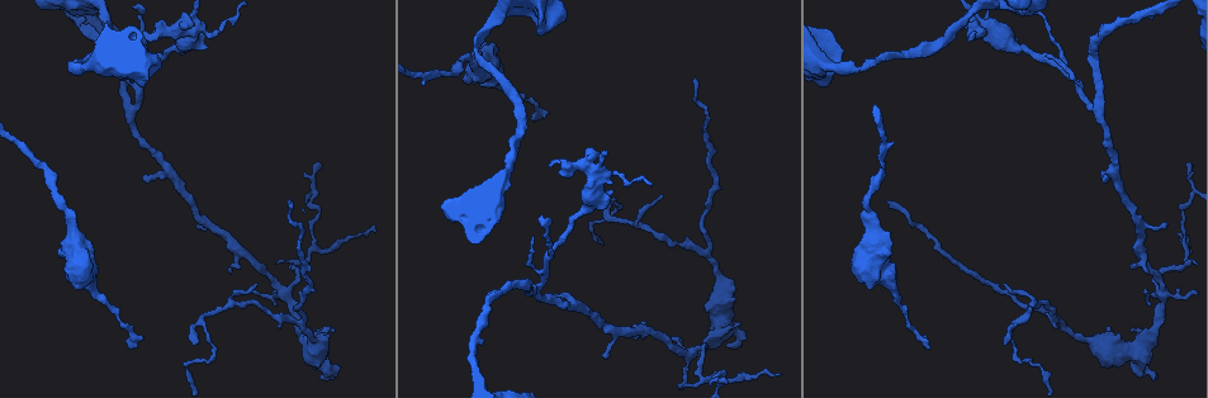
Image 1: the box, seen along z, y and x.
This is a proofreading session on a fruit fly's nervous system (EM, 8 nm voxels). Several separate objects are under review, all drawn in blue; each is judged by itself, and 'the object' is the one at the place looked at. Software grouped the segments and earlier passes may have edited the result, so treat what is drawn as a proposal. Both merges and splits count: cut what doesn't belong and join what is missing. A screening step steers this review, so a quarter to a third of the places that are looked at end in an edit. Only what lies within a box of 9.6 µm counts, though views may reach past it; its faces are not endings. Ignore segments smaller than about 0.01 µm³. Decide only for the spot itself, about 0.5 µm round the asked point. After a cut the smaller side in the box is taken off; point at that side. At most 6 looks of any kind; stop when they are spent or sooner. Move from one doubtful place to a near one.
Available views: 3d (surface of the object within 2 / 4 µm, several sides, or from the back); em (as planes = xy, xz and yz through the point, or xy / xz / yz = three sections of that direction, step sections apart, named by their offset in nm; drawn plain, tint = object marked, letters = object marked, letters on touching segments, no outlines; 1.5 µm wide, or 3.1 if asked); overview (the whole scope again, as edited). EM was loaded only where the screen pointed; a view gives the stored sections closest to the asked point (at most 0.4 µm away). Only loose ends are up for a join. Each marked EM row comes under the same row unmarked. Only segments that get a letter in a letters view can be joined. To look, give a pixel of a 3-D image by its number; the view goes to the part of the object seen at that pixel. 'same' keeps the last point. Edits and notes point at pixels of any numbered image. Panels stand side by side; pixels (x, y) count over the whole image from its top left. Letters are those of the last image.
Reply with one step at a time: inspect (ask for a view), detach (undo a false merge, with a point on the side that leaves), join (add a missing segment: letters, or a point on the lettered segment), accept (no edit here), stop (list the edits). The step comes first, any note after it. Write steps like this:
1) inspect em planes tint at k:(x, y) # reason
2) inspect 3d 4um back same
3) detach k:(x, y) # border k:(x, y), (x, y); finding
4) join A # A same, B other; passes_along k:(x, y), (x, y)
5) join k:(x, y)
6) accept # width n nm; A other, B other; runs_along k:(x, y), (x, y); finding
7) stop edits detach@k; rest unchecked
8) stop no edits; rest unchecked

inspect em yz step 8 tint at 1:(858, 71) # abrupt turn

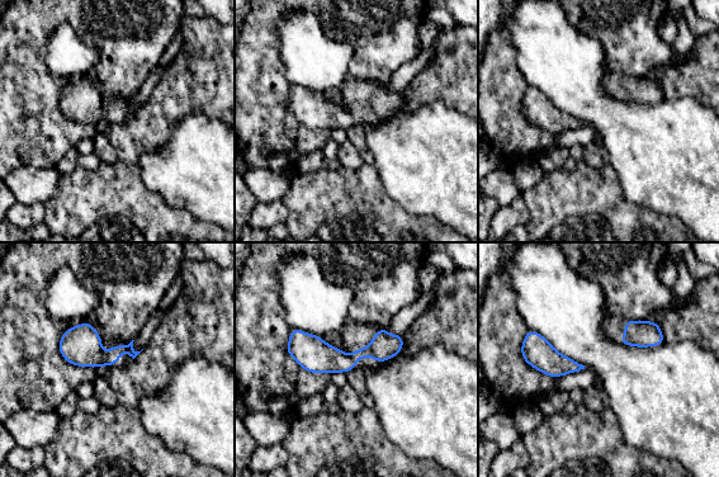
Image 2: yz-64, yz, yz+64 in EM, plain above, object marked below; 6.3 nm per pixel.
inspect em planes letters same

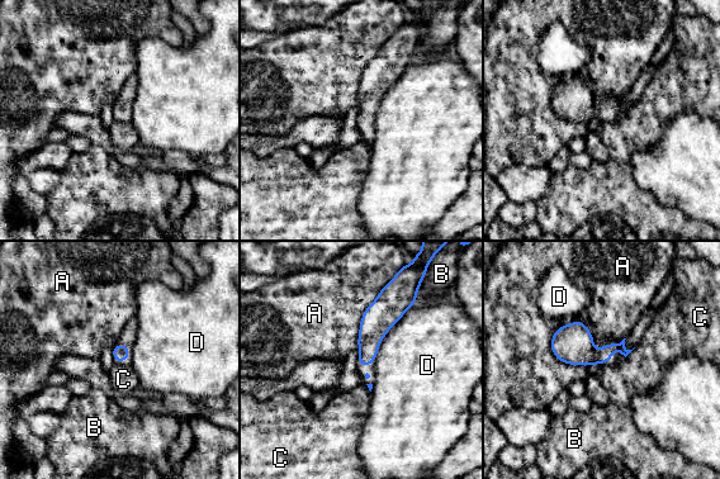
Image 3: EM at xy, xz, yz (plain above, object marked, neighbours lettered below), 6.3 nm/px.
accept # A other, B other, C other, D other; continuous, no second cell

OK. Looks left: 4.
inspect 3d 4um at 1:(590, 150) # an open end

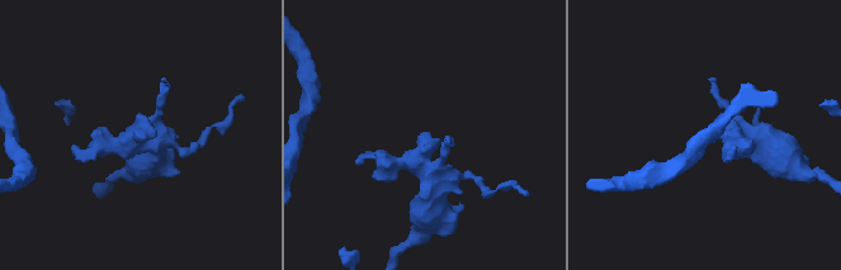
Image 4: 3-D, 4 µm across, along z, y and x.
inspect em planes tint at 4:(426, 134)

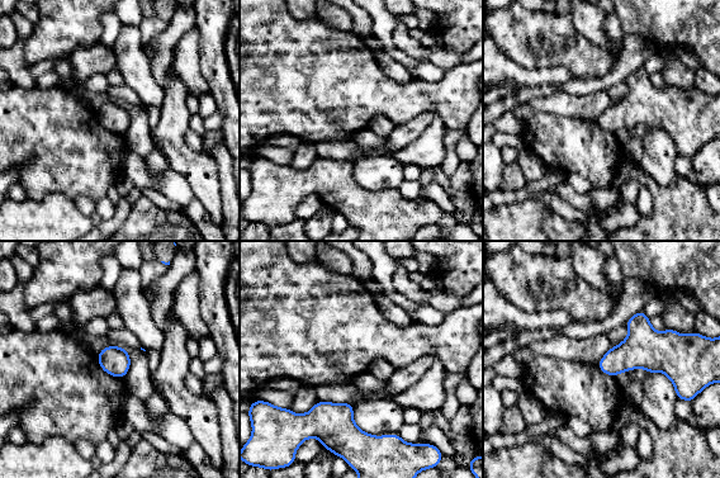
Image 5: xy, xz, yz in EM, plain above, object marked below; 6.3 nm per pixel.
inspect em planes letters same # what lies round it

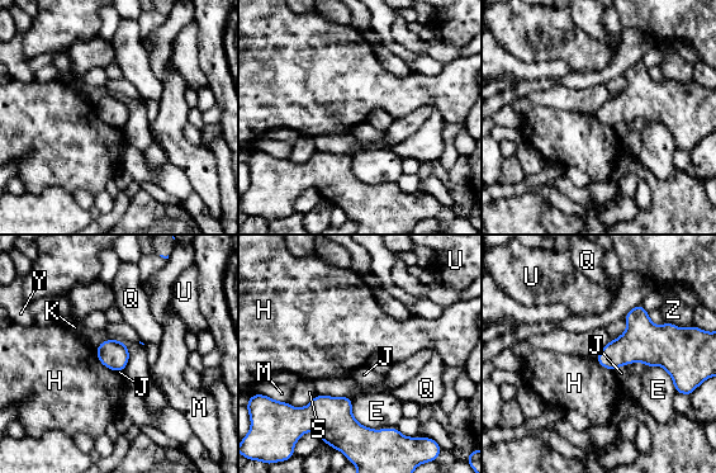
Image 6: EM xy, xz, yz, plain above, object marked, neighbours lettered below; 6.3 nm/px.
accept # width 180 nm; longest_contact E 340 nm; E other, H other, J other, K other, M other, Q other, S other, U other, Y other, Z other; none of them fits

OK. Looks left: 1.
inspect em planes letters at 1:(374, 226) # free end

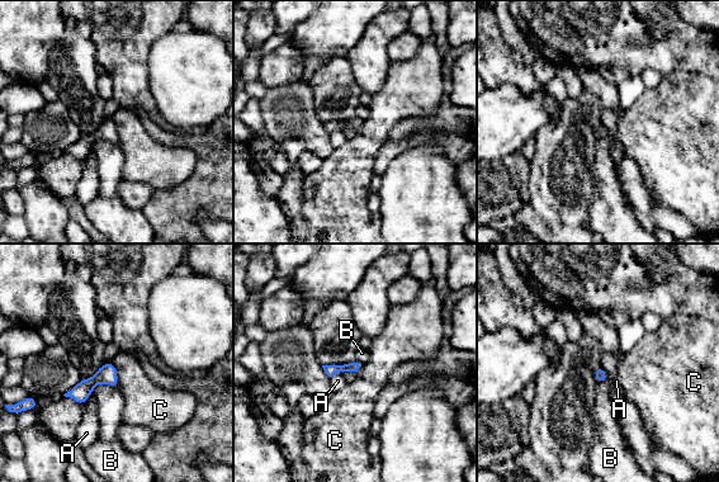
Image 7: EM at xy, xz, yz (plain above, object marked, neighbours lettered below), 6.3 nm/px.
accept # A other, B other, C other; none of them fits

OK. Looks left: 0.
stop no edits; rest unchecked

